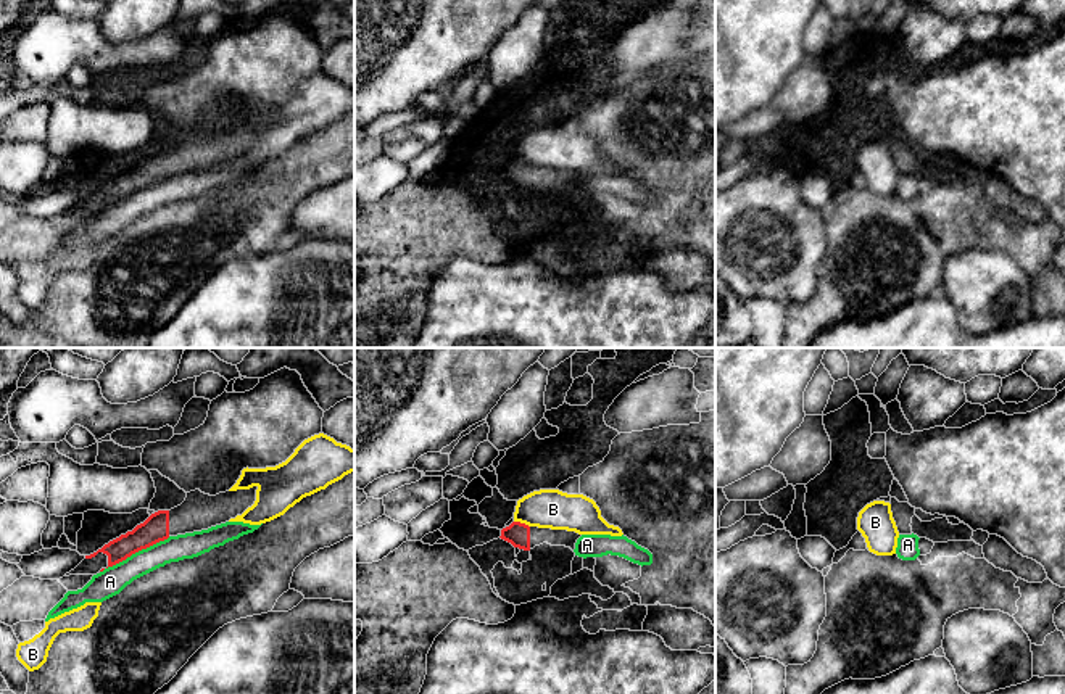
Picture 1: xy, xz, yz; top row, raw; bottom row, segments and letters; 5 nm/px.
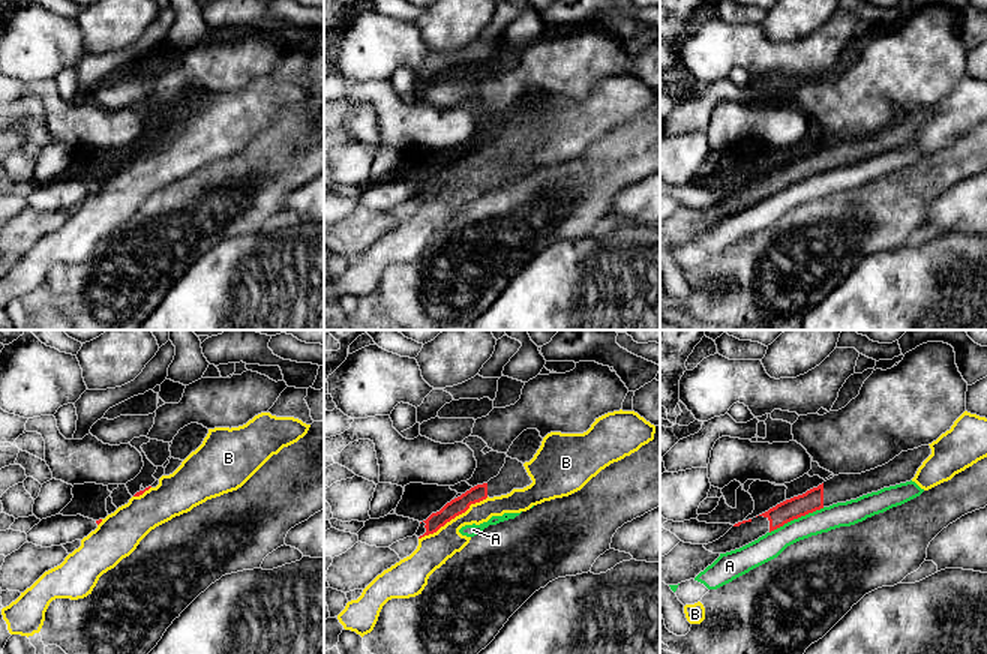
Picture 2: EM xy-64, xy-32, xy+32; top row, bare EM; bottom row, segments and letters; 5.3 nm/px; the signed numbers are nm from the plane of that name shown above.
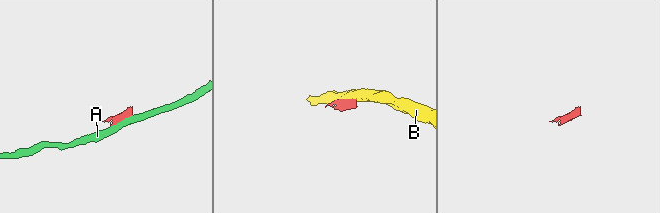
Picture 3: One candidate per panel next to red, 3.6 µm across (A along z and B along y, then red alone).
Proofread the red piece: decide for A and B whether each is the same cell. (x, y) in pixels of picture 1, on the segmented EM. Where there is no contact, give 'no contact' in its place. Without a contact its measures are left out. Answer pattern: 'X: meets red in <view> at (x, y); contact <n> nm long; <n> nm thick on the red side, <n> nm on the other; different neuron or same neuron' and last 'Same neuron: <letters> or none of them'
A: meets red in xy at (134, 553); contact 400 nm long; 140 nm thick on the red side, 140 nm on the other; different neuron
B: meets red in xz at (522, 524); contact 90 nm long; 120 nm thick on the red side, 190 nm on the other; different neuron
Same neuron: none of them

